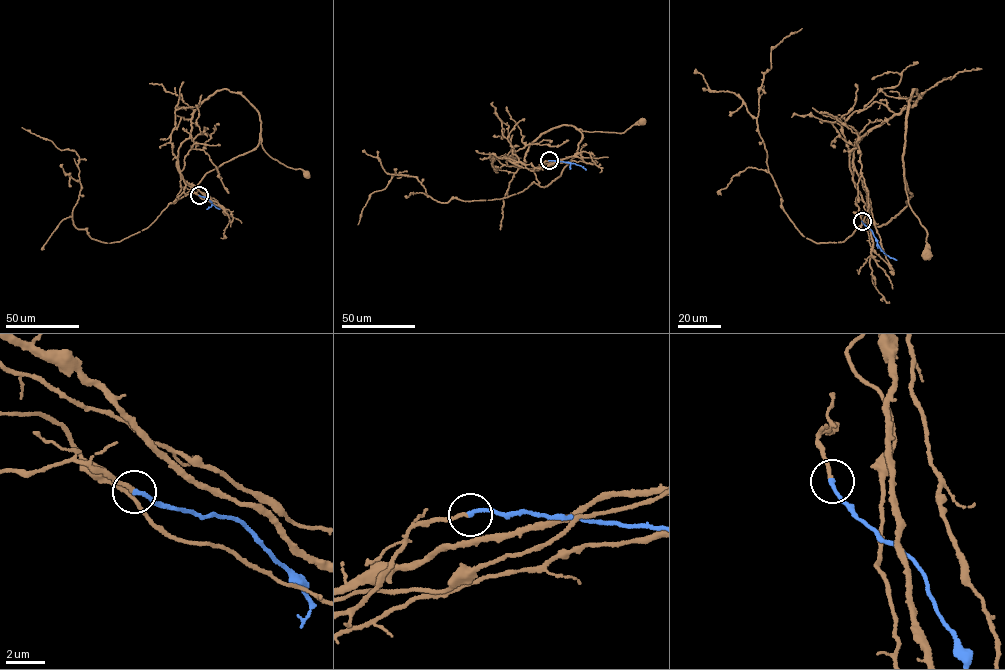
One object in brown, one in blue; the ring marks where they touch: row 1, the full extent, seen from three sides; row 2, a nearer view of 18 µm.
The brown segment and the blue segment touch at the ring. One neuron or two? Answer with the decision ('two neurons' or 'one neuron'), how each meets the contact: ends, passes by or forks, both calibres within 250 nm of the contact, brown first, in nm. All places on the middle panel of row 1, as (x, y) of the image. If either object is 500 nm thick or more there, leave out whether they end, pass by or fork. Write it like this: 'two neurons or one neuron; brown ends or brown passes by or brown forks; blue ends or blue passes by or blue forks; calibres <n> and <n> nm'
one neuron; brown ends; blue ends; calibres 190 and 240 nm

